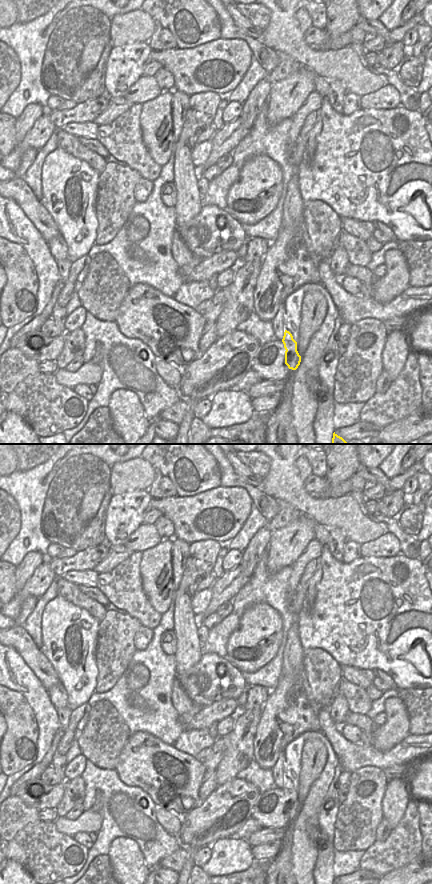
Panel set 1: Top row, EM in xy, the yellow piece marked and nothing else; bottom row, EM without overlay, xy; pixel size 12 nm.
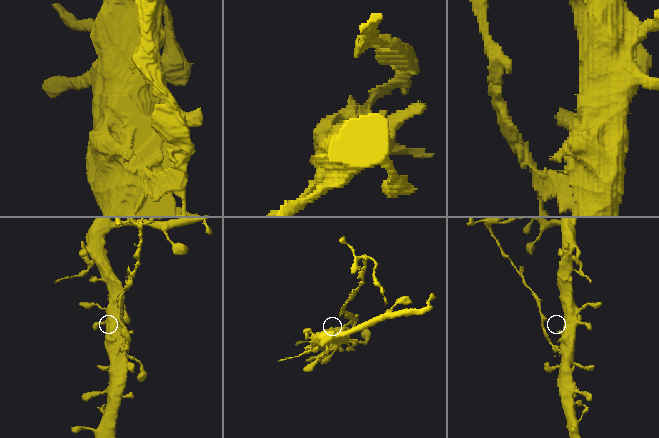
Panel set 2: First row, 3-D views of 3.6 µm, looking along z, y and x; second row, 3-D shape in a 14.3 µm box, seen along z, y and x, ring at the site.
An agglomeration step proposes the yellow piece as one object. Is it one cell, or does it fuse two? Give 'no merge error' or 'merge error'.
merge error

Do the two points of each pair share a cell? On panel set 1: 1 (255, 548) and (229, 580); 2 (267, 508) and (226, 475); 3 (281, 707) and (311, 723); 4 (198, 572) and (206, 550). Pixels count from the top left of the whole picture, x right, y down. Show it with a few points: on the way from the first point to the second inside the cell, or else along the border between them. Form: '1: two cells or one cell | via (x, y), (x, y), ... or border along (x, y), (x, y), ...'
1: one cell | via (251, 556), (249, 562), (237, 574)
2: one cell | via (259, 498), (249, 488), (237, 482)
3: one cell | via (288, 714), (301, 717), (304, 720)
4: one cell | via (198, 567), (202, 555)

